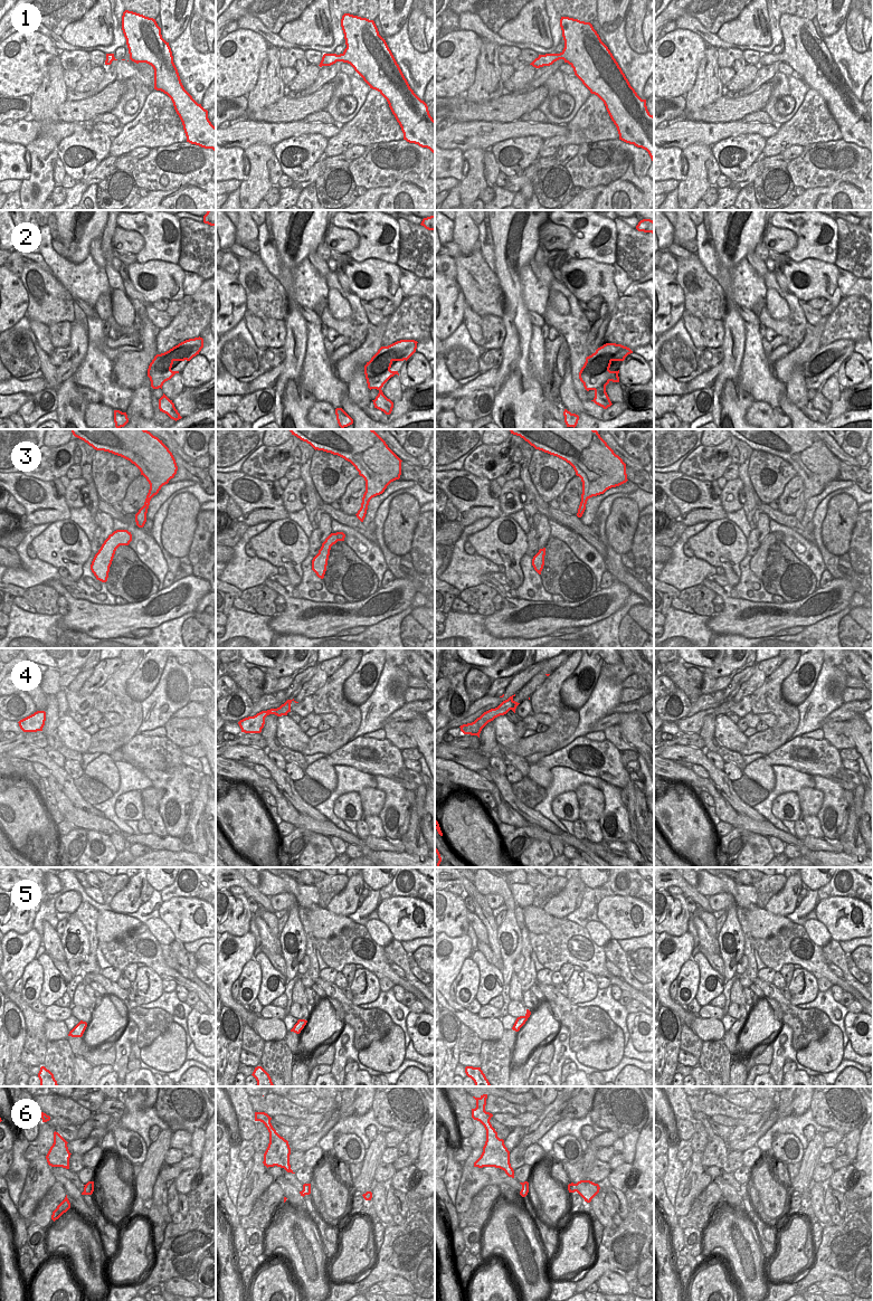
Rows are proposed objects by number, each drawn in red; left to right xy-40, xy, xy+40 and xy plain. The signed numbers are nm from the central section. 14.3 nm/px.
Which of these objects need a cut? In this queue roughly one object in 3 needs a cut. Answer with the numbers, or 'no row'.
2, 4, 6

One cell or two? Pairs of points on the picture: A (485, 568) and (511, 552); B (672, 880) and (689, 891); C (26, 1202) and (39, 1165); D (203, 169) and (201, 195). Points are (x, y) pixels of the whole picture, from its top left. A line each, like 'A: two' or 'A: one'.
A: two
B: one
C: one
D: two

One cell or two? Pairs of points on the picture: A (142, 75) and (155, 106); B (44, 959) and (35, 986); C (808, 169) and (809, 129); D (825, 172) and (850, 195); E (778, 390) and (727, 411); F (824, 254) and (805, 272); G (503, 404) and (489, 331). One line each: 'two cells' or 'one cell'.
A: two cells
B: two cells
C: two cells
D: two cells
E: two cells
F: two cells
G: two cells

